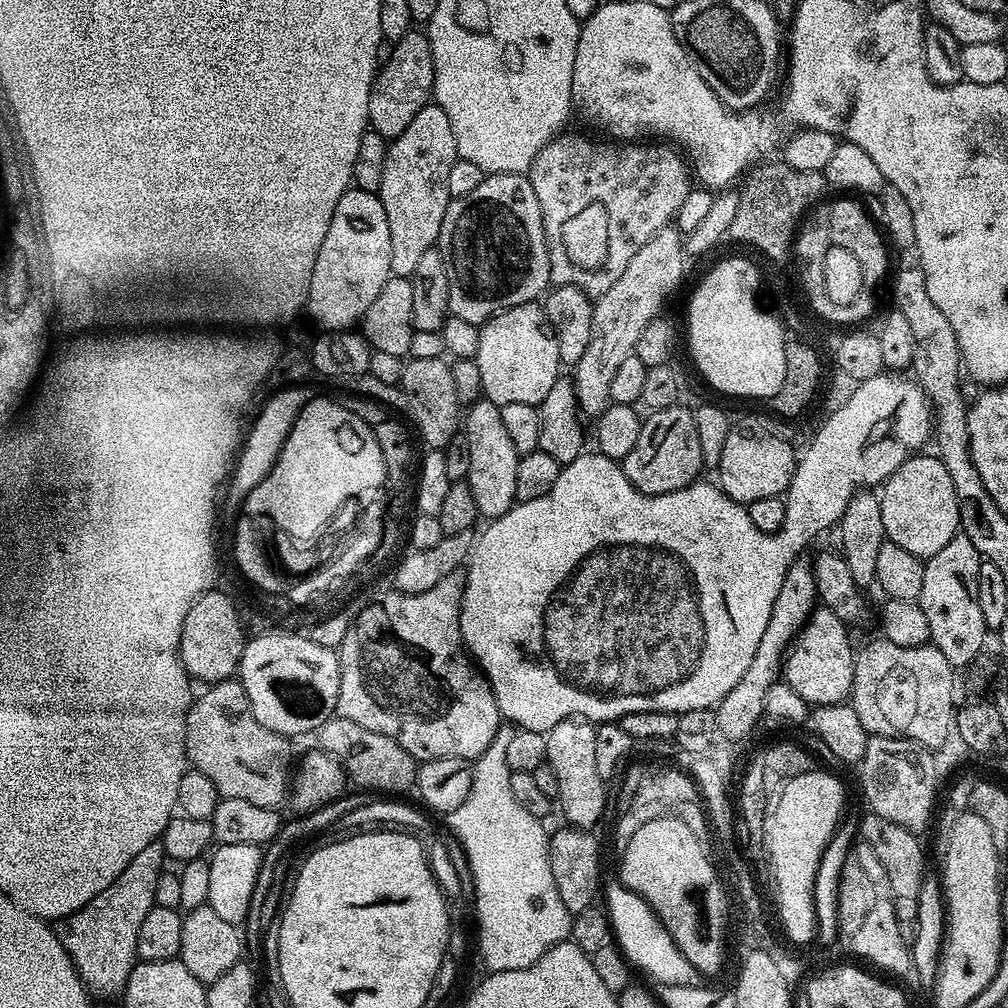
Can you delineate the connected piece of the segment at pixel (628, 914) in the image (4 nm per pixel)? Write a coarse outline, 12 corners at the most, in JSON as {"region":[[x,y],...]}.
{"region":[[606,908],[615,941],[659,985],[701,985],[656,915]]}

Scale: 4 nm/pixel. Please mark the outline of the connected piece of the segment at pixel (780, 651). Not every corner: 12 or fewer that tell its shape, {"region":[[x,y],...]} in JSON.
{"region":[[812,560],[788,568],[753,661],[717,705],[744,739],[765,713],[787,650],[817,607]]}

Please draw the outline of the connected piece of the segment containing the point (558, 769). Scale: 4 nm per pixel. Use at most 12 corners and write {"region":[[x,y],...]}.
{"region":[[563,720],[547,763],[571,827],[590,830],[606,806],[595,765],[597,727]]}

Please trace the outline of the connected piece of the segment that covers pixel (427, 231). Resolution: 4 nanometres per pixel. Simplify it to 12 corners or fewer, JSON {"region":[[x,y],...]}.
{"region":[[435,102],[389,143],[393,276],[437,247],[457,158]]}

